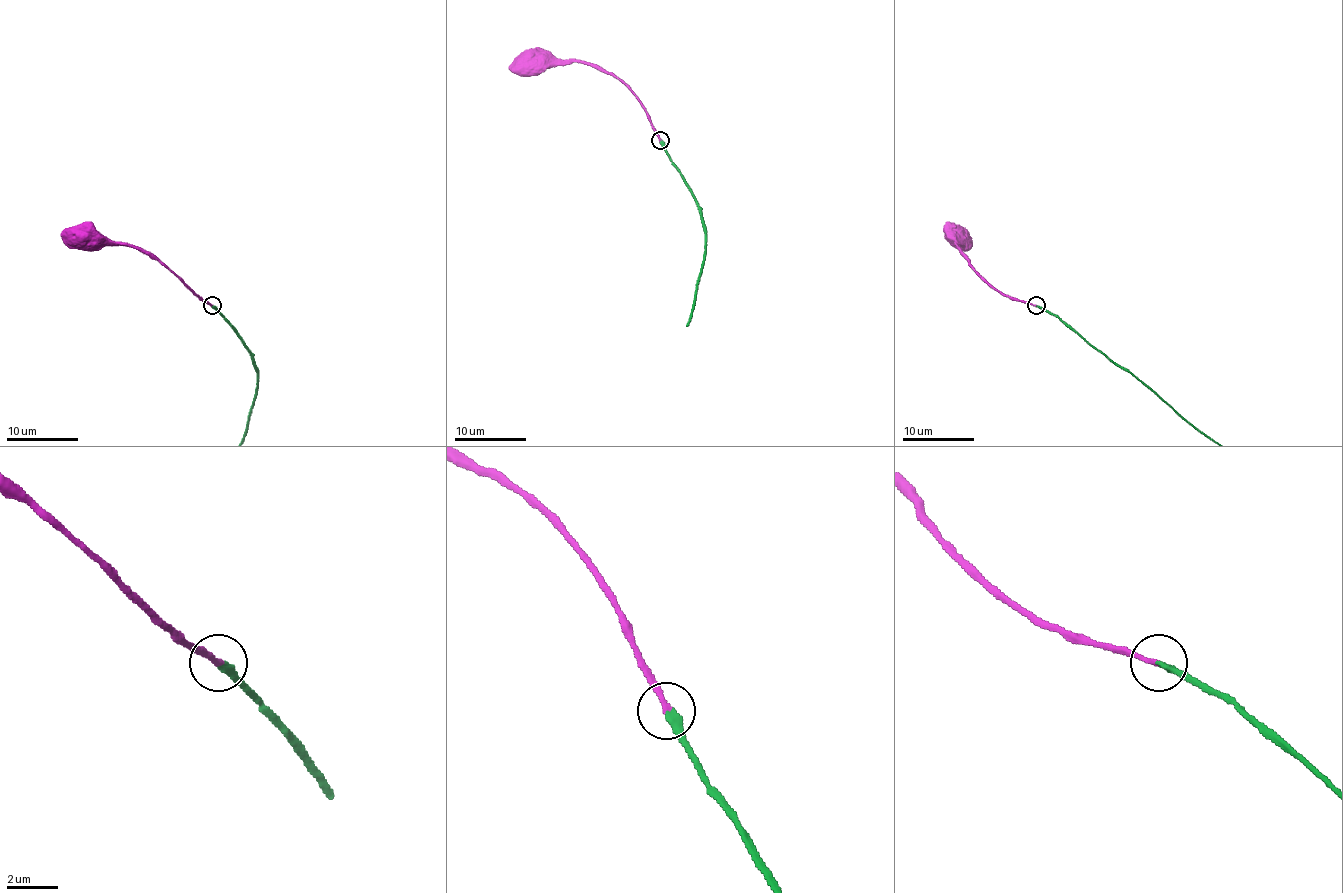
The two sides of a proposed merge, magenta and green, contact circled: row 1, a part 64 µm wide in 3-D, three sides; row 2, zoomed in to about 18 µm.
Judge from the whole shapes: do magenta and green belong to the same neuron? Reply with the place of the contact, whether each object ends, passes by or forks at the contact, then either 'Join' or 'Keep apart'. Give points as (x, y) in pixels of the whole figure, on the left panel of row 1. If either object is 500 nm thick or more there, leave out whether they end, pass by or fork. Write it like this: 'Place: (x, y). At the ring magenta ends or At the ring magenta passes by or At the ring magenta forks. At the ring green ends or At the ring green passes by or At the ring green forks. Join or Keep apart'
Place: (212, 305). At the ring magenta ends. At the ring green ends. Join

